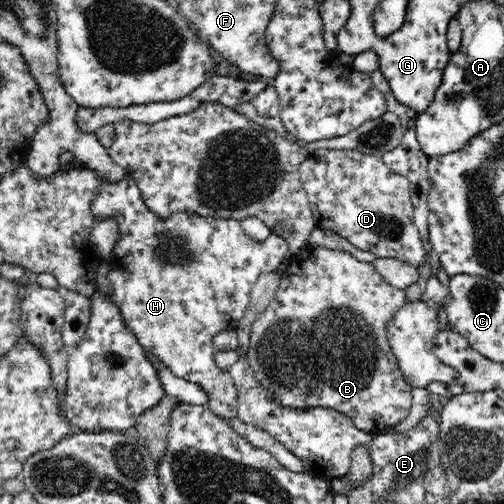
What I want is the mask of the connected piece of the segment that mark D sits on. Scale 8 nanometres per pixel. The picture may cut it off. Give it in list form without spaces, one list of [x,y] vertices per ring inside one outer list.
[[[322,148],[306,156],[306,160],[302,161],[298,168],[298,174],[316,220],[316,227],[336,233],[352,246],[371,252],[376,258],[398,258],[414,268],[424,264],[426,251],[413,219],[410,181],[405,176],[392,172],[381,157],[358,150]]]

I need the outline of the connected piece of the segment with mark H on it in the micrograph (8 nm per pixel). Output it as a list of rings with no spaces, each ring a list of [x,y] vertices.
[[[128,174],[115,183],[105,181],[91,204],[91,211],[95,220],[113,218],[117,224],[119,237],[107,258],[113,263],[107,277],[113,290],[111,300],[118,305],[124,325],[138,337],[143,350],[158,357],[174,376],[200,384],[210,394],[208,406],[211,412],[225,421],[236,418],[238,391],[229,372],[222,372],[216,365],[213,338],[217,332],[234,328],[241,320],[249,306],[249,294],[256,279],[279,268],[282,260],[290,255],[289,244],[278,235],[270,235],[262,242],[252,240],[242,230],[239,220],[187,212],[160,218],[146,206],[138,185]]]

